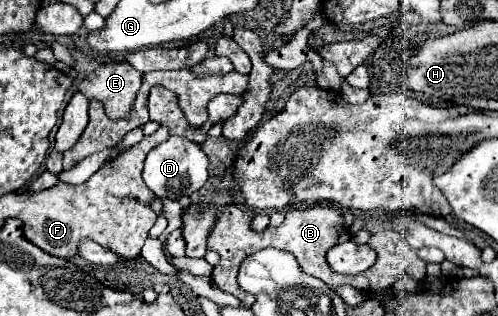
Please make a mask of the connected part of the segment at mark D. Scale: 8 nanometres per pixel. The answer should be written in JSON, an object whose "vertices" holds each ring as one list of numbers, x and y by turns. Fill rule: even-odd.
{"vertices":[[168,137,164,143,154,147,144,161,144,183,158,199,184,199,194,191,202,189,208,181,208,159,200,145,190,143,186,137]]}

